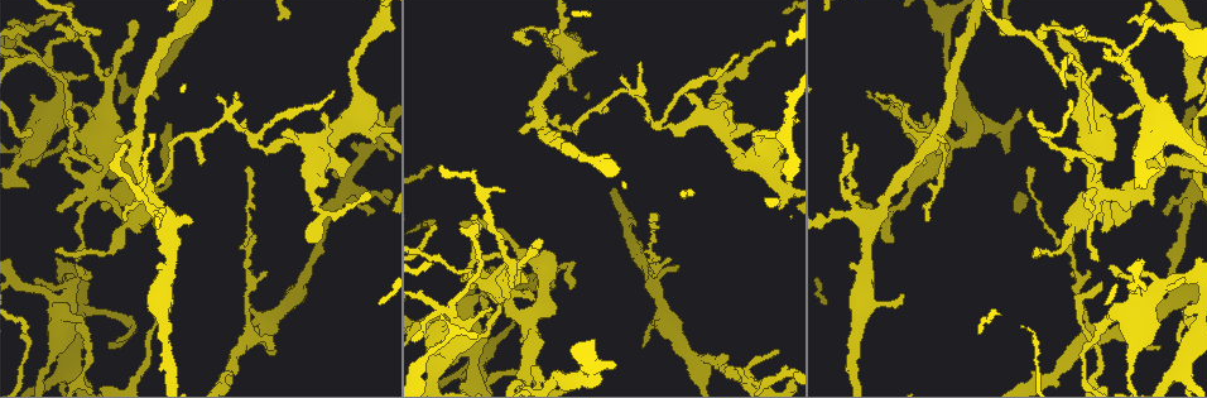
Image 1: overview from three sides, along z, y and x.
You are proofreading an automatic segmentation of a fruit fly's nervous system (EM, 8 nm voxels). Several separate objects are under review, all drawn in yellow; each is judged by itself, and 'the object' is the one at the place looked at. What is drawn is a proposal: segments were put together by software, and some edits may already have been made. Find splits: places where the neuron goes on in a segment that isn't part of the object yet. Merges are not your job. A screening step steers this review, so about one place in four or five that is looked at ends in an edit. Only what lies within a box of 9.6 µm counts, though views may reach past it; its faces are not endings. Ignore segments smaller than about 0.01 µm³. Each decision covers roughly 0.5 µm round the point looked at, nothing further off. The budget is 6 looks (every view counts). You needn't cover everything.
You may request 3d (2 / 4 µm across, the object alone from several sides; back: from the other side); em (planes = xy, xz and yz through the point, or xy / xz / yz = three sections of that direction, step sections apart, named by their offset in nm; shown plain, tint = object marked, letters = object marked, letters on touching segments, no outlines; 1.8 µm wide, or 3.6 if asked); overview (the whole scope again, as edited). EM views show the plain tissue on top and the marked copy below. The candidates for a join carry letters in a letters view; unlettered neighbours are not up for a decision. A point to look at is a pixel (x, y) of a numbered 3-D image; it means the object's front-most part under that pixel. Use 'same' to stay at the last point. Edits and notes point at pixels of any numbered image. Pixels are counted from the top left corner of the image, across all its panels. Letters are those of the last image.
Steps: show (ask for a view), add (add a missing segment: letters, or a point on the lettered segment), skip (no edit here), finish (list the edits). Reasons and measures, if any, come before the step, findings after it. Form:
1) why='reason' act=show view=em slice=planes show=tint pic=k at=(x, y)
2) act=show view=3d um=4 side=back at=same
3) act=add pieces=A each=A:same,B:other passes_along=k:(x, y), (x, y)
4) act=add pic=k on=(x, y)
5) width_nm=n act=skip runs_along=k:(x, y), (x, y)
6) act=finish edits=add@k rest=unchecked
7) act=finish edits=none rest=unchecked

act=show view=em slice=xy step=16 show=letters pic=1 at=(782, 205)

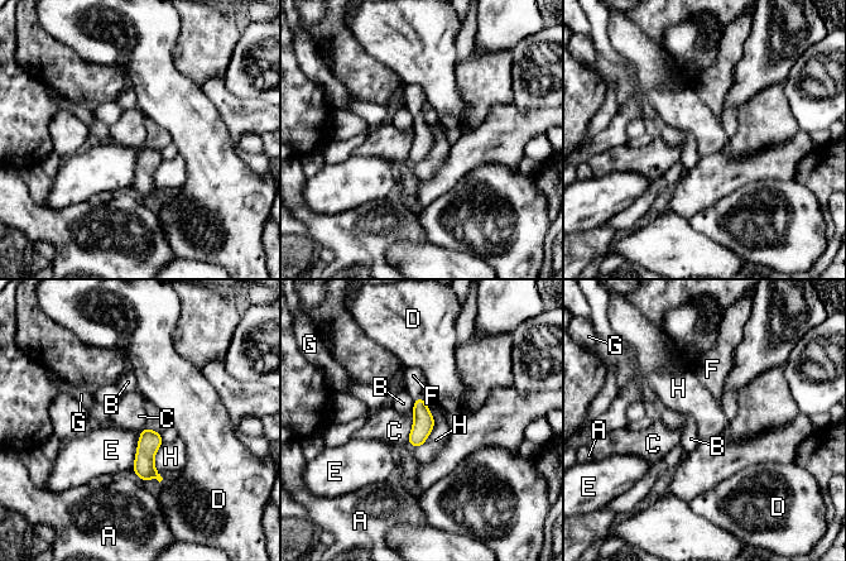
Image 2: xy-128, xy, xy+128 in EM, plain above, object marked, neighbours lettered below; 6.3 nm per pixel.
act=add pieces=F each=A:other,B:other,C:other,D:other,E:other,F:same,G:other,H:other found='it goes on there'

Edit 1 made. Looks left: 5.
act=show view=overview

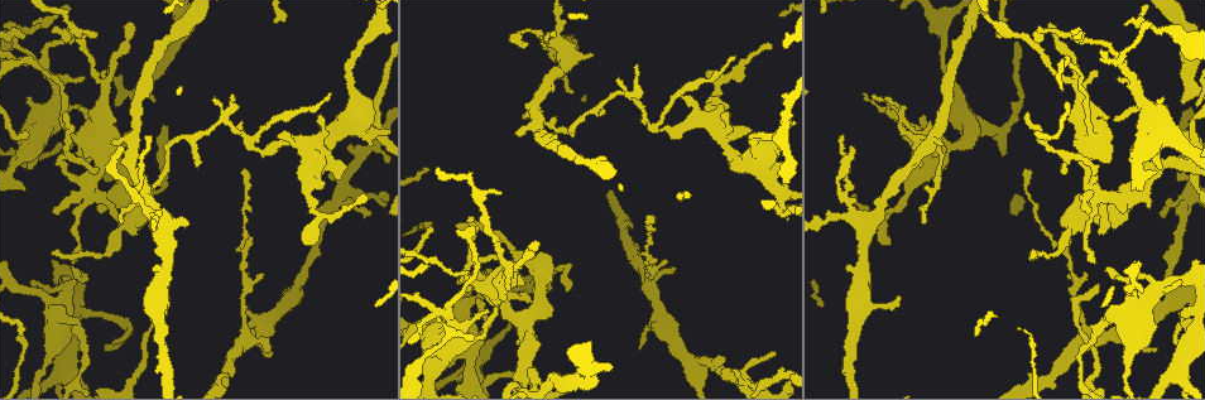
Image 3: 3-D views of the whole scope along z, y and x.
why='branch point' act=show view=em um=3.6 slice=xy step=16 show=tint pic=3 at=(858, 291)

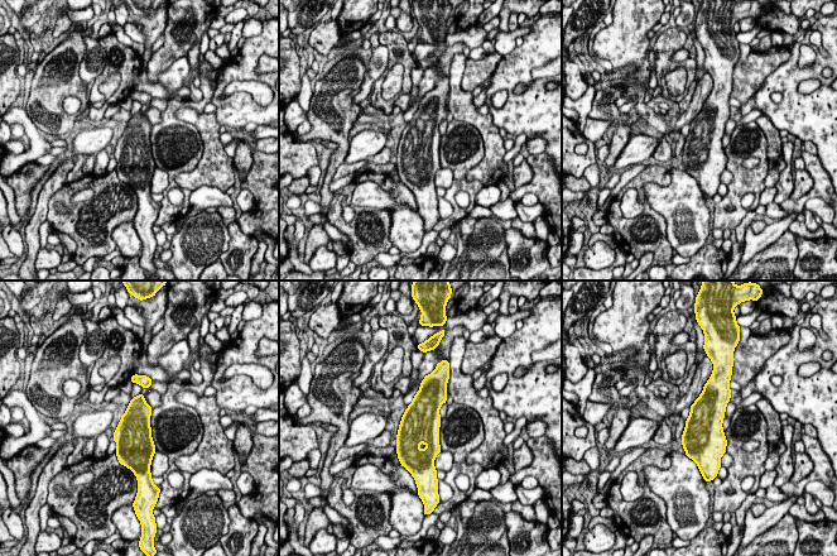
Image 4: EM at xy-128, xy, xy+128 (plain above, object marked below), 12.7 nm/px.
why='cut it another way' act=show view=em um=3.6 slice=planes show=letters at=same

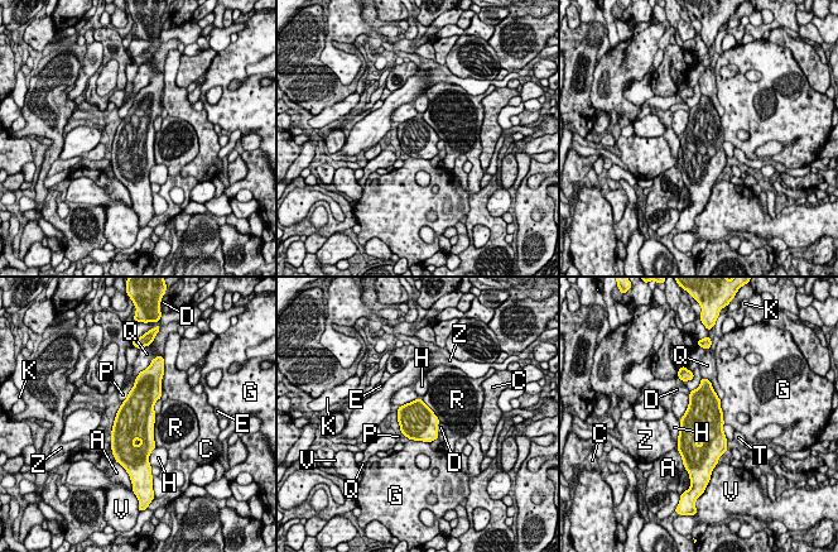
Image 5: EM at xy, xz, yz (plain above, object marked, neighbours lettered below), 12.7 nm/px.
act=skip each=A:other,C:other,D:other,E:other,G:other,H:other,K:other,P:other,Q:other,R:other,T:other,V:other,Z:other border=5:(157, 414), (154, 423), (155, 446) found='no lettered segment goes on from it'

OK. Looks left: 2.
why='branch stops here' act=show view=3d um=4 pic=3 at=(591, 56)

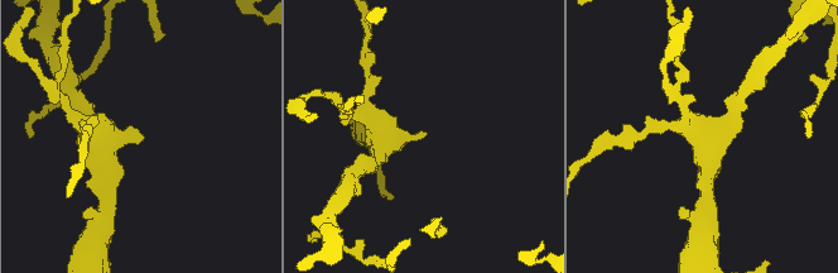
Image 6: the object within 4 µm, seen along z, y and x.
why='need the tissue' act=show view=em slice=planes show=letters pic=6 at=(422, 130)

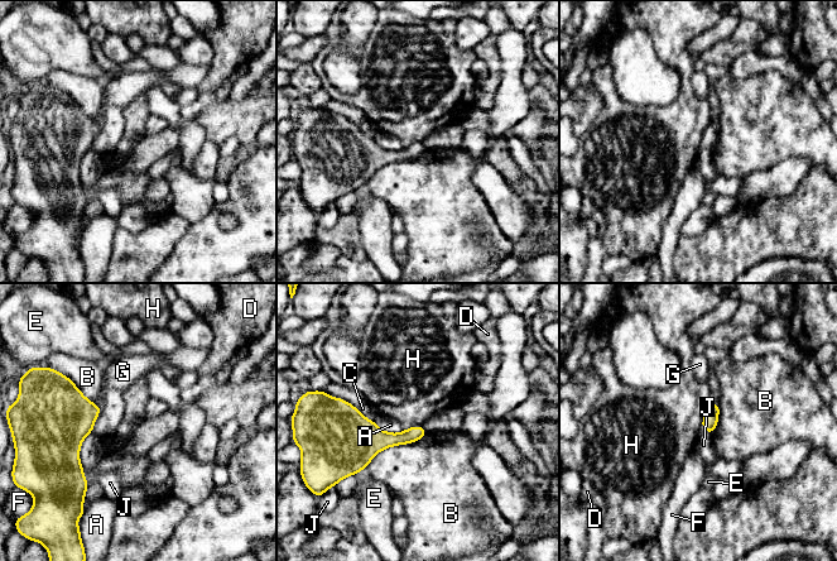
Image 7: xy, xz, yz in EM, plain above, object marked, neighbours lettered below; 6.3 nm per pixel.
act=skip each=A:other,B:other,C:other,D:other,E:other,F:other,G:other,H:other,J:other border=7:(711, 403), (703, 416), (701, 427) found='no lettered segment goes on from it'

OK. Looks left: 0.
act=finish edits=add@2 rest=unchecked

